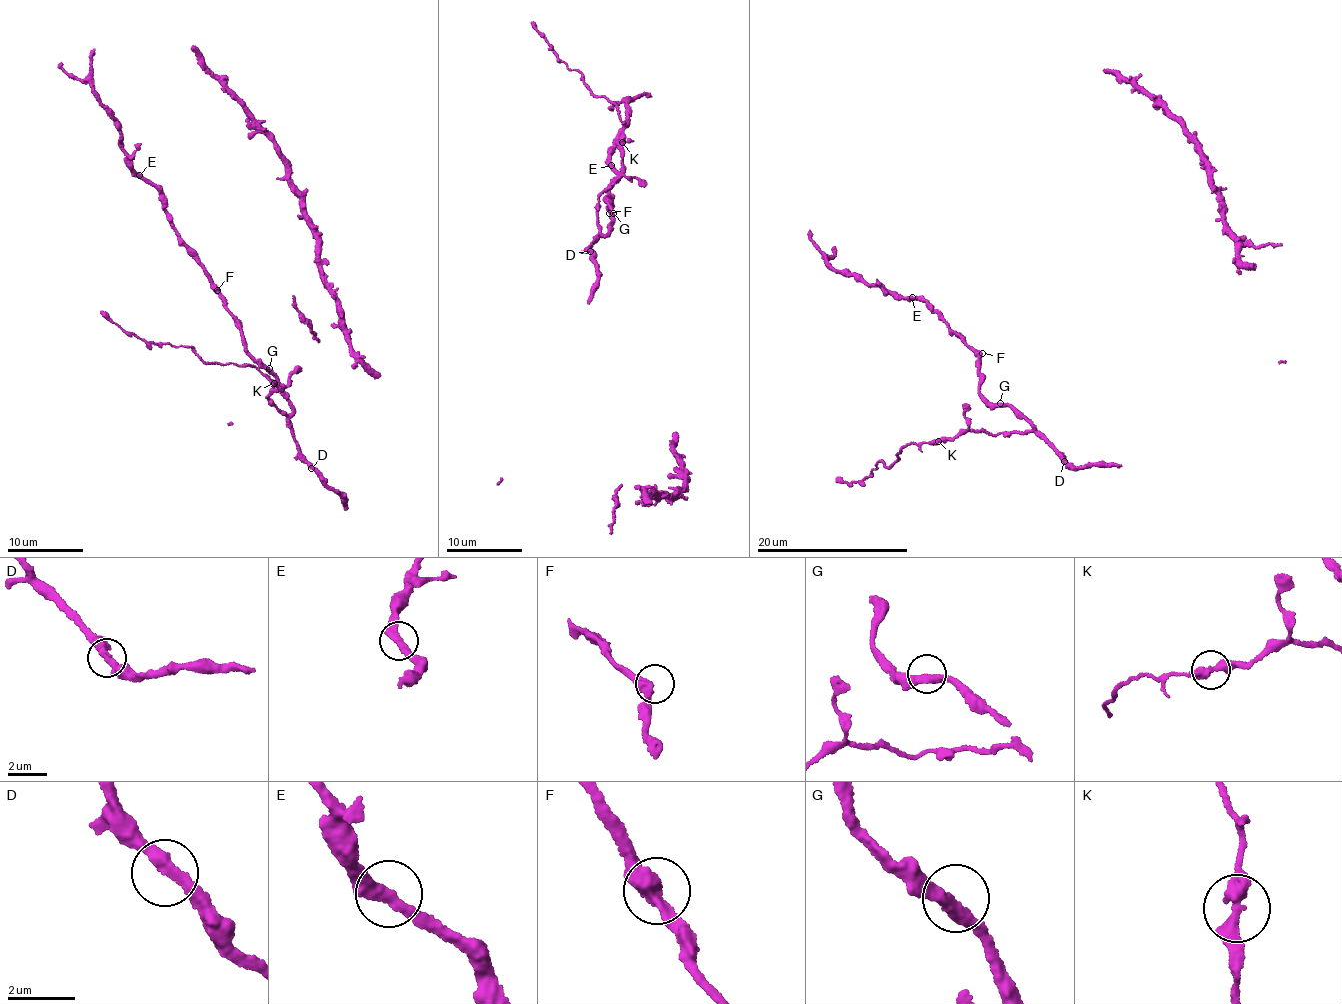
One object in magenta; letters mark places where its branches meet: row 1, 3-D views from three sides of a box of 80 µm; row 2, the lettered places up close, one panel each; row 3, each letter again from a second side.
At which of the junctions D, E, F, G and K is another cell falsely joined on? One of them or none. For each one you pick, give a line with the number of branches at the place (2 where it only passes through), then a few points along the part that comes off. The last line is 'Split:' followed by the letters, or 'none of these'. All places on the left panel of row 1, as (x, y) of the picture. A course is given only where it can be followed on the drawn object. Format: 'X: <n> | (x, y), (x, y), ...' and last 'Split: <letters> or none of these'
K: 2 | (274, 383), (250, 364), (204, 362), (191, 347), (146, 341), (125, 332), (101, 311)
Split: K

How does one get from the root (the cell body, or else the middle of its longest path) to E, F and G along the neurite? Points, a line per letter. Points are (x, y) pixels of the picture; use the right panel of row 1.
E: (1110, 466), (1075, 468), (1022, 416), (1007, 405), (994, 407), (983, 398), (976, 351), (944, 318), (912, 297)
F: (1110, 466), (1075, 468), (1022, 416), (1007, 405), (994, 407), (983, 398), (977, 373), (982, 353)
G: (1110, 466), (1075, 468), (1036, 428), (1000, 403)

